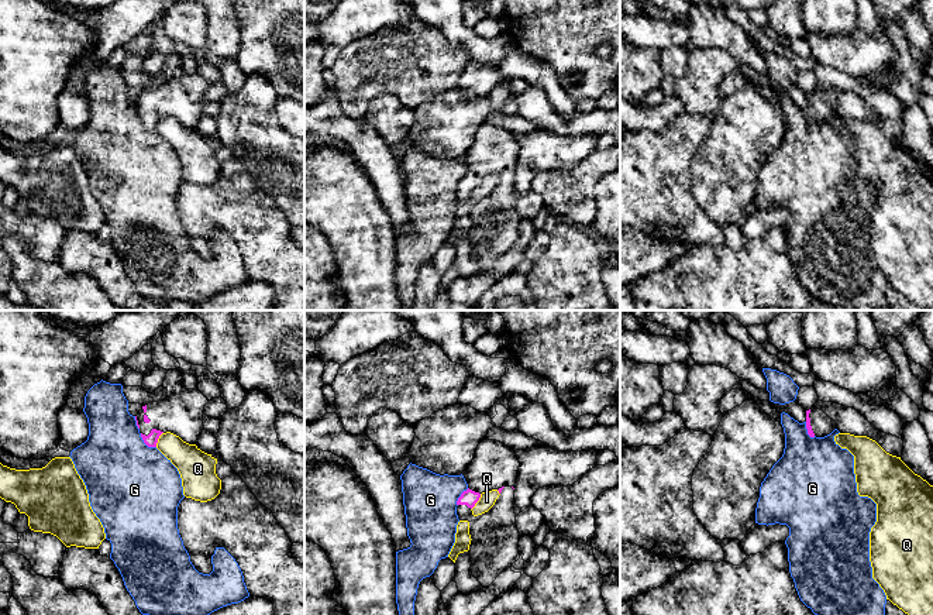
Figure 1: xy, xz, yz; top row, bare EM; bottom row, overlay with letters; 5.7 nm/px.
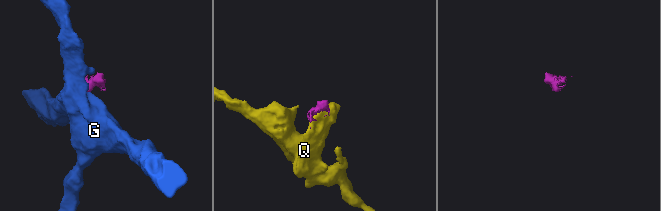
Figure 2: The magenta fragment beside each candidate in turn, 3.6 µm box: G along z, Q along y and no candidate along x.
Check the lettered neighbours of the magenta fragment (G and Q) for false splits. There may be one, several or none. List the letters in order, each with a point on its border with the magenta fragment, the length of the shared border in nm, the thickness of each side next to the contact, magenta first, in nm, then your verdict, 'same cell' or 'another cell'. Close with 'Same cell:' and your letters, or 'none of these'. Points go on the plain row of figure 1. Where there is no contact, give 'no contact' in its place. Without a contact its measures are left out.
G: meets magenta in xy at (145, 127); contact 130 nm long; 70 nm thick on the magenta side, 480 nm on the other; another cell
Q: meets magenta in xz at (477, 185); contact 110 nm long; 90 nm thick on the magenta side, 90 nm on the other; another cell
Same cell: none of these

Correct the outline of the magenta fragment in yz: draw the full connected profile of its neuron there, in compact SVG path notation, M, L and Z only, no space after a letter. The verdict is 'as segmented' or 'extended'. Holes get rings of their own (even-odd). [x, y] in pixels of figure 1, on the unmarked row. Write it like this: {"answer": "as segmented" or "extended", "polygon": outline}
{"answer": "extended", "polygon": "M813 92L806 95L806 113L810 121L824 121L836 111L836 106L830 103L823 95Z"}

